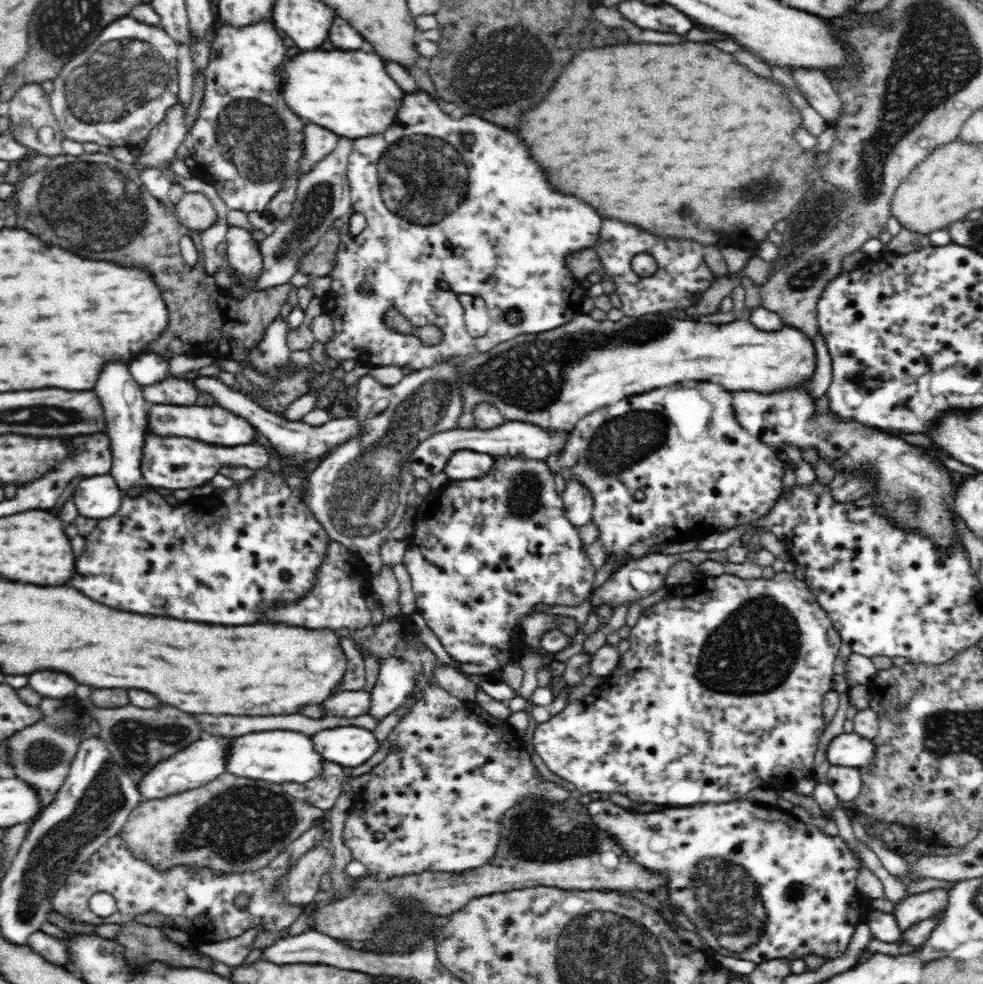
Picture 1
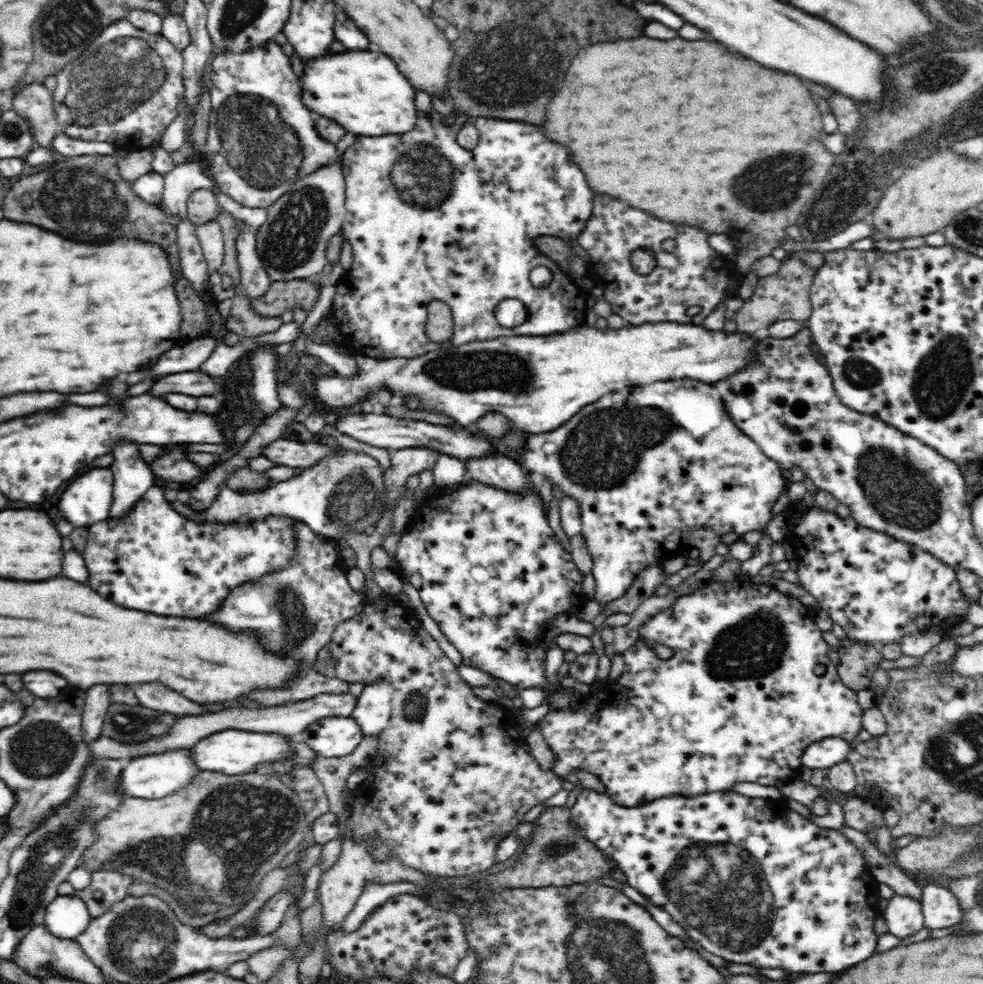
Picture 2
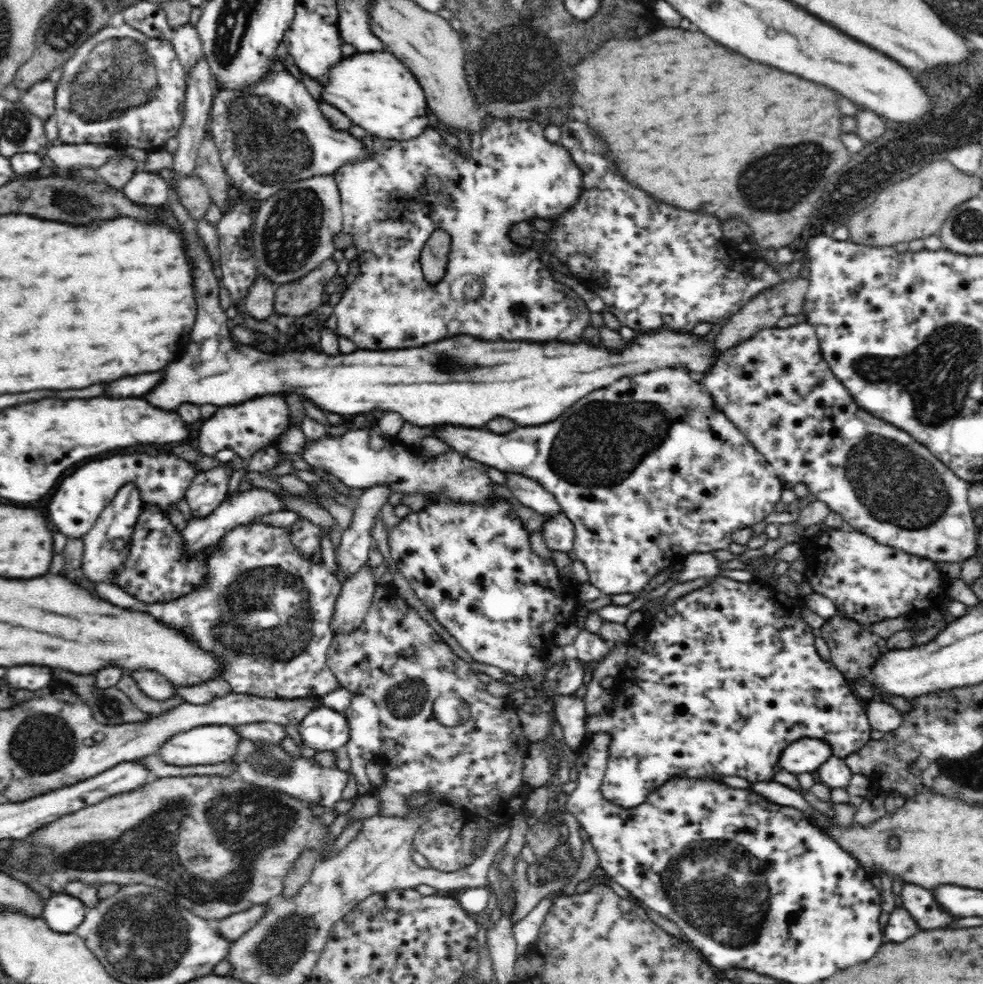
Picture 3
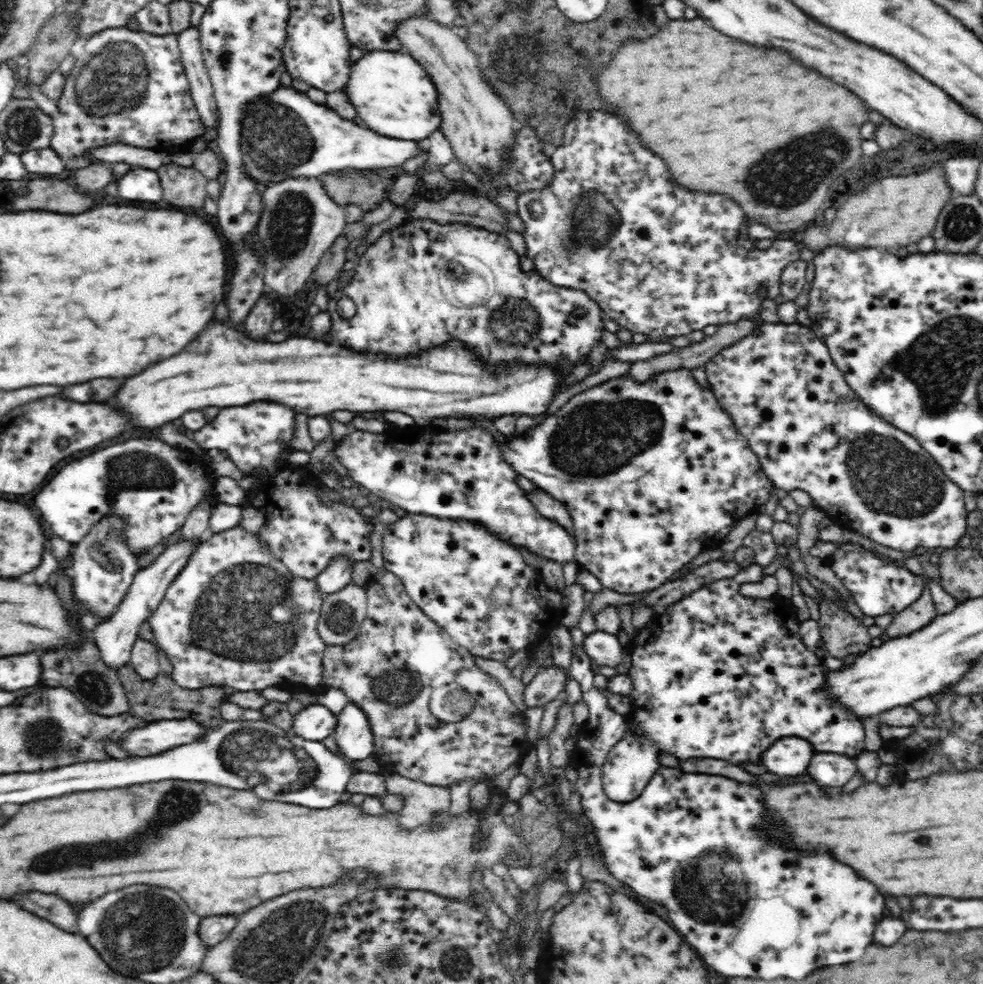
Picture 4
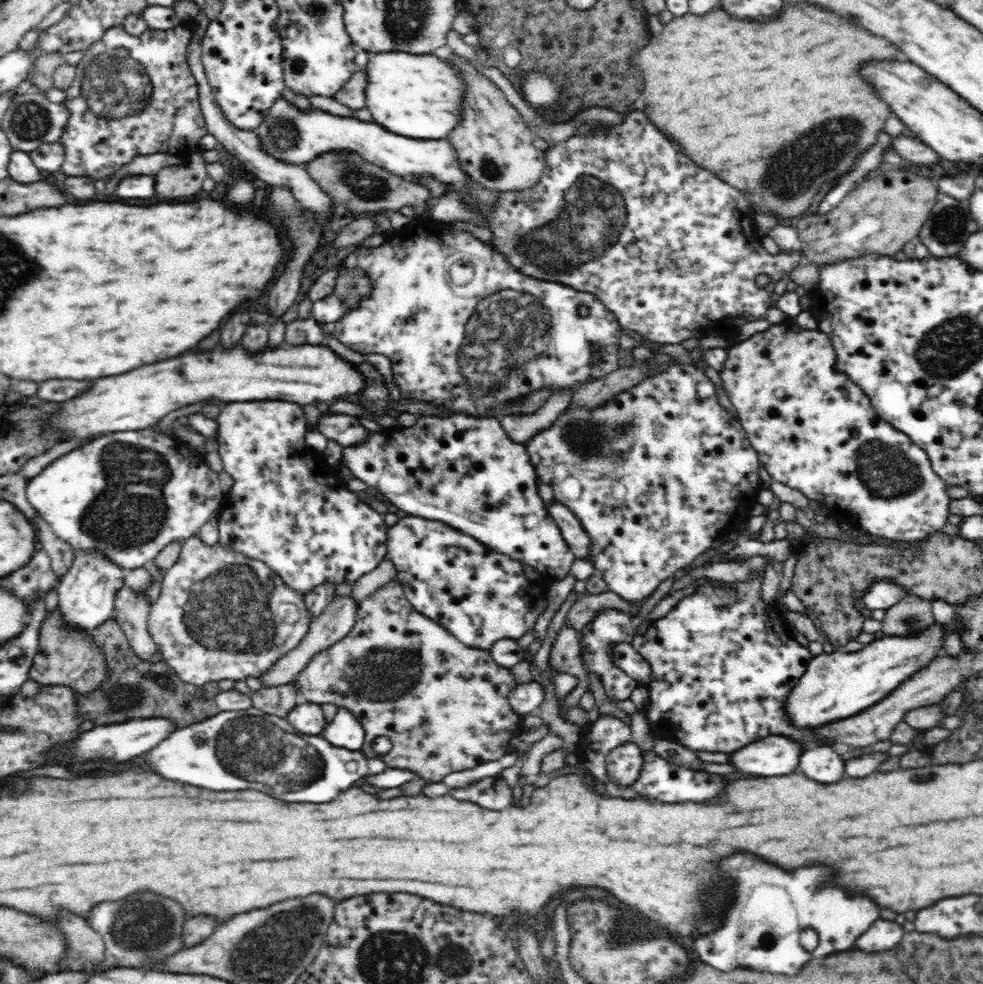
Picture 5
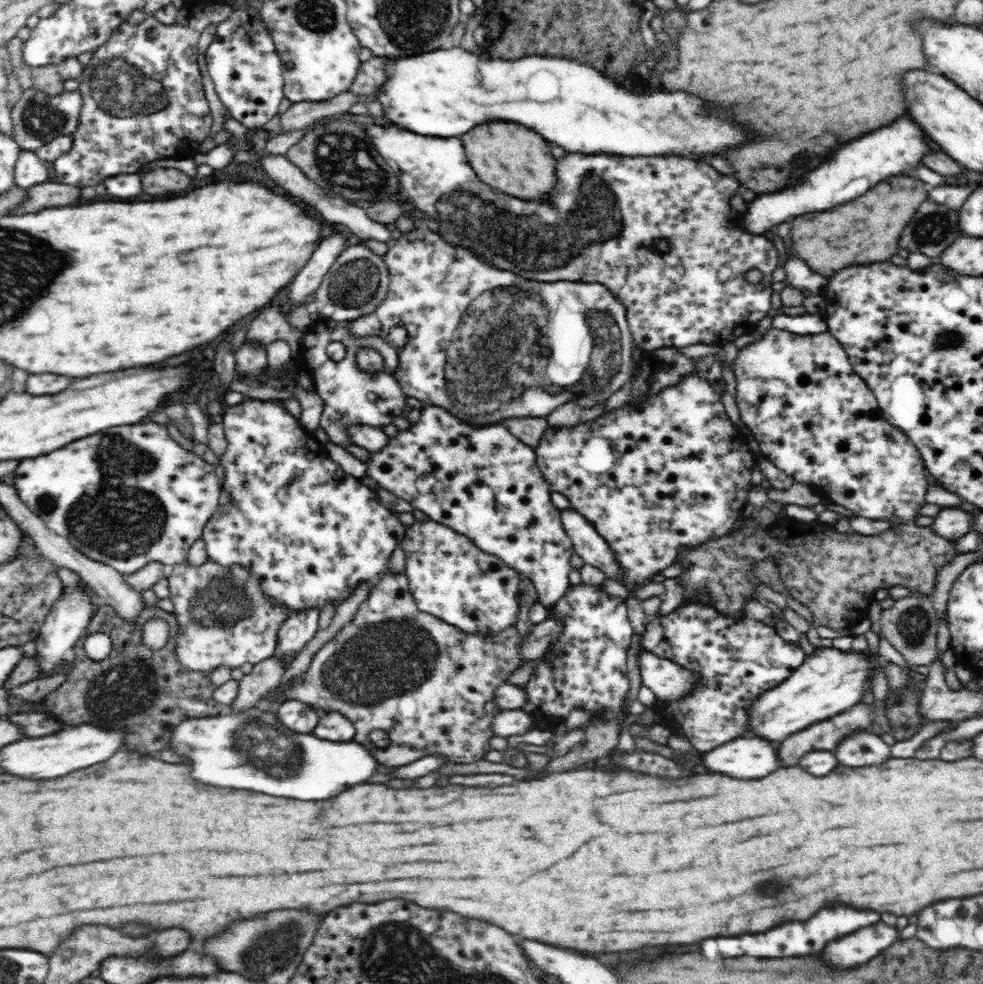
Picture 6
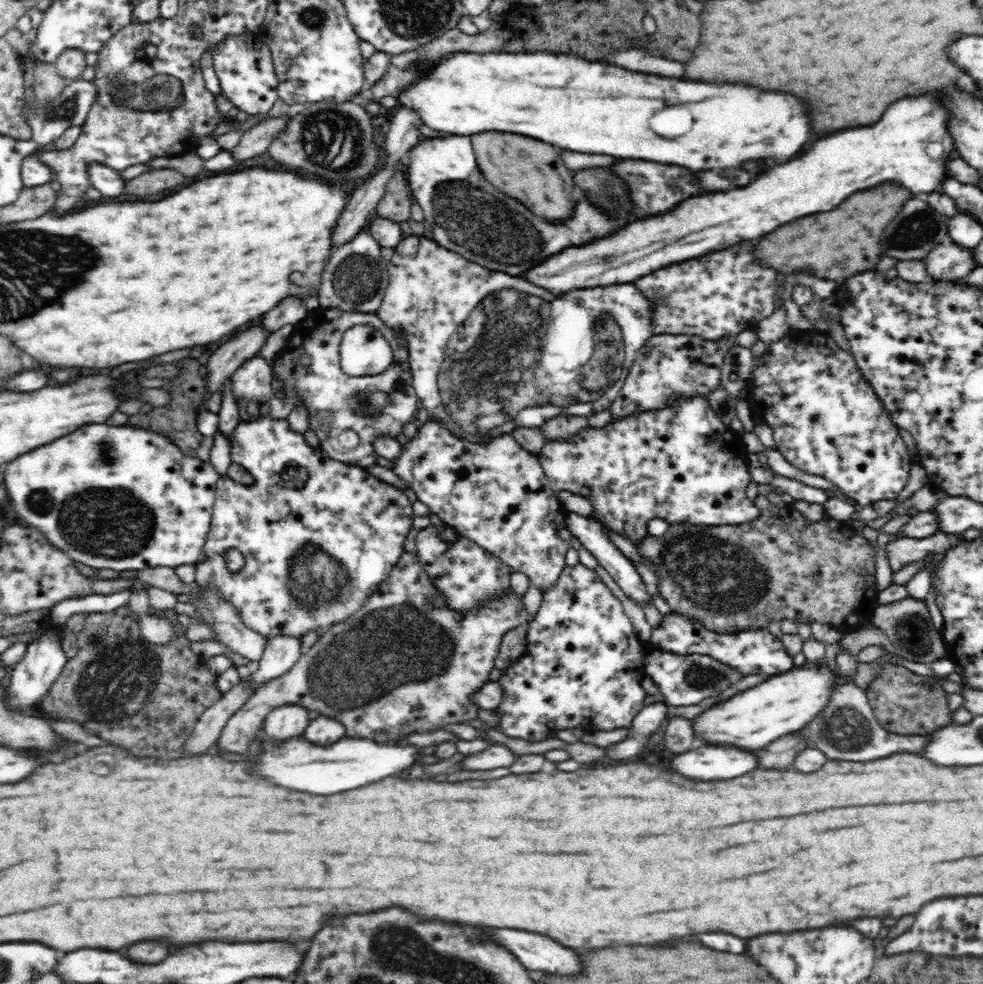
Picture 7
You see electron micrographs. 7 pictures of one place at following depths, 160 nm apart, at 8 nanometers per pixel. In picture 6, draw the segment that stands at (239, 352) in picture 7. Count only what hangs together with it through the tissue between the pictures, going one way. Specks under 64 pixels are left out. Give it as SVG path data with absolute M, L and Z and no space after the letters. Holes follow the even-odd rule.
M270 306L262 310L250 324L248 340L256 340L260 344L270 344L274 340L284 340L290 344L291 352L297 352L296 344L306 336L305 332L292 327L287 316L280 310L280 306Z

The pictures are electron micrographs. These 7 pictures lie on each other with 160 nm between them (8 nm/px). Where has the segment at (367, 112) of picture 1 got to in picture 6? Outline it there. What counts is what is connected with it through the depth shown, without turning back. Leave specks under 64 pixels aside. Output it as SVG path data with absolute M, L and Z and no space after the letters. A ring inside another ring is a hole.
M445 47L435 51L430 51L418 56L413 57L395 57L391 60L393 62L393 69L388 71L386 80L380 86L378 94L375 96L375 100L380 102L384 109L384 117L390 122L394 122L396 126L404 128L404 130L410 132L420 132L421 136L430 137L462 137L470 132L470 128L474 129L476 124L482 124L482 122L518 122L518 126L532 128L537 135L542 134L546 141L554 142L558 146L562 146L564 150L568 150L568 153L580 153L581 155L622 155L622 156L664 156L664 154L682 154L686 158L704 158L708 154L718 154L726 148L734 148L734 146L740 146L742 142L748 142L746 138L746 132L742 132L736 124L732 122L726 122L726 120L718 120L714 116L708 116L706 112L706 104L702 106L702 100L692 96L692 94L686 94L686 92L656 92L656 94L632 94L632 92L626 92L624 88L616 86L612 82L612 78L604 78L598 70L590 68L590 66L584 66L576 60L566 60L566 58L538 58L538 56L526 56L526 58L520 58L514 62L508 60L486 60L482 62L478 58L477 52L470 52L462 49L462 47Z

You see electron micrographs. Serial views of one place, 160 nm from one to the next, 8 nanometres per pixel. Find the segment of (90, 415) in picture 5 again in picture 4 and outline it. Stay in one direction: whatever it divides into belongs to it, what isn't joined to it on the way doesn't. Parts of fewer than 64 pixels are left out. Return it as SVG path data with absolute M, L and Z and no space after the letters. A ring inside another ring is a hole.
M212 320L212 328L208 328L208 332L204 332L204 336L200 336L200 340L196 340L196 344L190 344L188 350L190 352L180 352L180 356L172 356L168 360L162 360L150 368L146 368L142 374L132 376L126 380L126 384L122 386L122 390L116 394L114 398L114 406L120 406L122 410L126 410L132 416L132 424L134 426L142 426L142 428L156 428L162 426L170 420L180 418L186 410L200 410L204 406L218 406L218 408L226 408L226 406L244 406L250 402L270 401L280 403L295 410L296 413L304 413L309 417L327 415L334 410L350 410L355 414L362 412L378 412L378 410L390 410L390 412L404 412L414 419L415 425L427 426L433 418L490 418L491 420L500 418L501 416L538 416L544 414L550 406L550 402L560 394L563 390L560 389L562 374L568 374L568 370L564 372L552 372L552 368L528 368L528 372L512 372L512 376L496 376L496 372L492 372L492 376L488 376L488 372L480 372L480 368L476 368L476 360L472 360L472 356L464 356L465 348L440 348L440 352L432 352L432 356L428 356L428 360L420 360L420 364L416 364L416 360L412 360L412 364L400 364L400 360L380 360L380 356L364 356L364 352L352 352L352 349L346 350L340 344L325 343L320 340L310 340L310 338L287 338L284 342L270 344L270 342L256 342L250 340L248 336L236 332L234 328L230 328L224 322L216 322Z

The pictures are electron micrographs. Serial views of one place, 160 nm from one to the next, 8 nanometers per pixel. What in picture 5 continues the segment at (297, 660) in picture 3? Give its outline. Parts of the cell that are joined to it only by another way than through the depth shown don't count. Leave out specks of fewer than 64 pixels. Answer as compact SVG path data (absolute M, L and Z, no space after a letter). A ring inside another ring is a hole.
M198 535L186 540L180 546L176 564L163 573L163 578L162 592L152 603L147 629L167 665L188 684L205 686L220 680L237 683L245 682L246 678L260 678L284 654L295 650L308 632L310 622L305 596L290 590L269 570L268 564L244 558L244 555L228 556L220 543L202 543Z

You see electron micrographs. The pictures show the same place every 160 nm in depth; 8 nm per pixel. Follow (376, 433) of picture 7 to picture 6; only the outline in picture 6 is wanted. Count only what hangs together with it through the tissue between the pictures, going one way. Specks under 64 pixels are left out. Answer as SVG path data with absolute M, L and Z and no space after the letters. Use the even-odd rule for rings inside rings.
M320 318L316 320L313 325L309 326L310 332L306 330L306 336L304 337L304 346L297 350L300 352L298 354L298 360L302 360L306 366L302 368L310 368L314 376L314 383L316 384L316 390L314 392L318 393L318 396L324 401L324 412L322 412L322 420L320 420L319 426L321 426L326 434L329 436L329 441L334 444L340 445L343 448L347 445L353 444L350 437L346 434L347 426L350 425L366 425L374 426L374 428L382 428L387 424L392 424L392 420L396 416L402 416L404 408L406 408L406 393L404 389L400 386L399 380L396 376L396 370L399 366L399 353L395 346L390 344L382 335L376 335L373 333L372 336L362 336L362 338L357 338L357 335L350 333L348 326L350 324L348 321L336 322L330 319ZM330 342L342 342L345 346L345 357L340 361L334 361L330 359L330 356L326 353L326 346ZM360 348L373 348L377 350L383 358L385 369L383 371L362 371L358 365L356 365L356 354Z

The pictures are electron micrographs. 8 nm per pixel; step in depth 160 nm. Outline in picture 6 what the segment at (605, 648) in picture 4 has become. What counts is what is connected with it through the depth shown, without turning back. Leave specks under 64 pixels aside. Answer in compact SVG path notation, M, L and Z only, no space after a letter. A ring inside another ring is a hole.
M645 651L639 656L642 685L654 691L658 701L678 702L688 698L704 684L702 673L680 665L678 661L664 660Z

